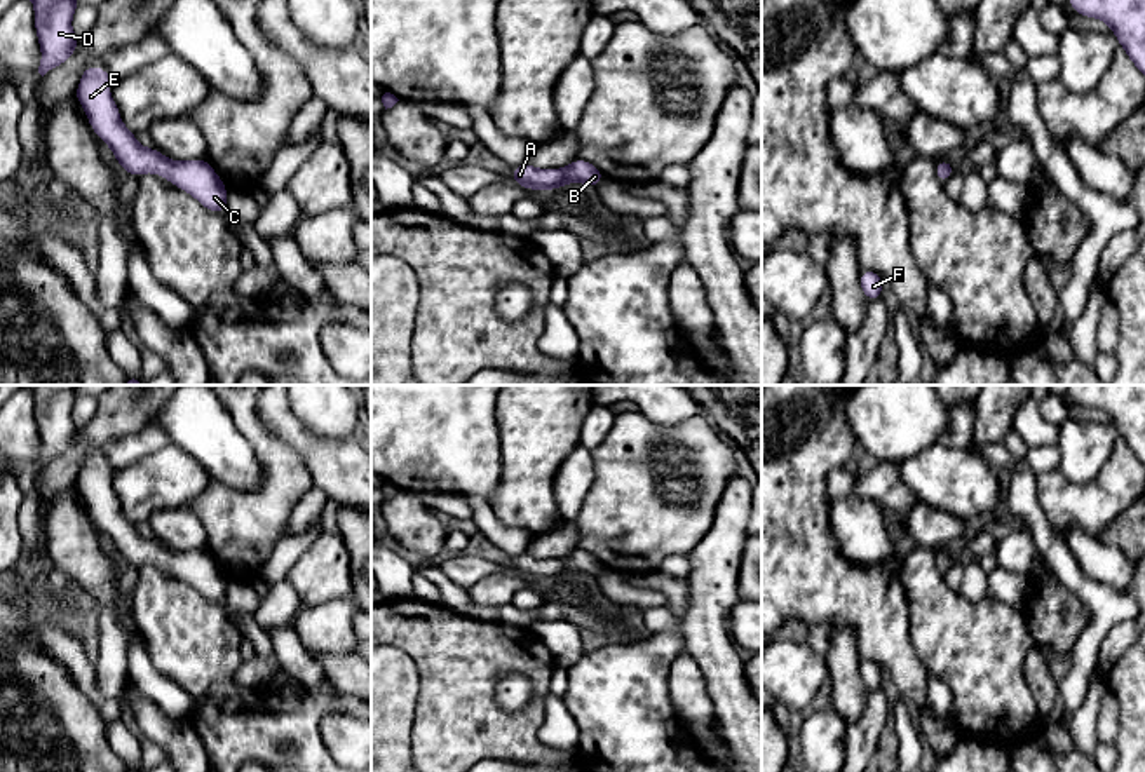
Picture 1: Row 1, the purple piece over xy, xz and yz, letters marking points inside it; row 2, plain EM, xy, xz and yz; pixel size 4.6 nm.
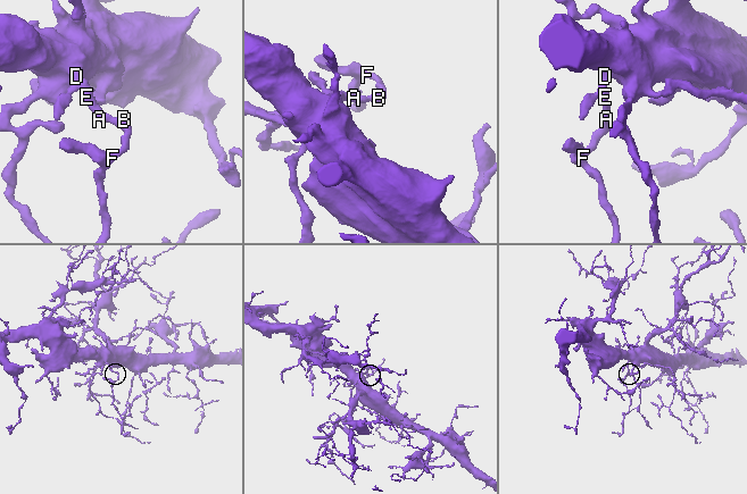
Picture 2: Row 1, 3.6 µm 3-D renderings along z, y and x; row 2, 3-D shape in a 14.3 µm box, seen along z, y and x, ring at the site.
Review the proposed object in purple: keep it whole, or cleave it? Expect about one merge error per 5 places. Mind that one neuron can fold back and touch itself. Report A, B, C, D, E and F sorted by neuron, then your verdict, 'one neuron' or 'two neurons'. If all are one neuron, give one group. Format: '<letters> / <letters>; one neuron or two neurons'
A B C D E F; one neuron

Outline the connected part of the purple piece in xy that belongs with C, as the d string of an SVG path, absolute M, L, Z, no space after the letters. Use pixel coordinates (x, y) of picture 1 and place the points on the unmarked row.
M94 453L82 460L75 488L80 491L91 518L115 544L117 552L127 565L162 565L169 573L195 587L204 598L223 605L227 579L206 549L174 552L155 538L143 538L134 525L122 514L115 490L108 476L115 469Z

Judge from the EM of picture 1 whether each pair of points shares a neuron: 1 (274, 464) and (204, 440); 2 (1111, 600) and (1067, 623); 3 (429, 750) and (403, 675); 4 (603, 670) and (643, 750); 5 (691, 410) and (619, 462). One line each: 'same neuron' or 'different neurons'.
1: different neurons
2: different neurons
3: different neurons
4: same neuron
5: different neurons

